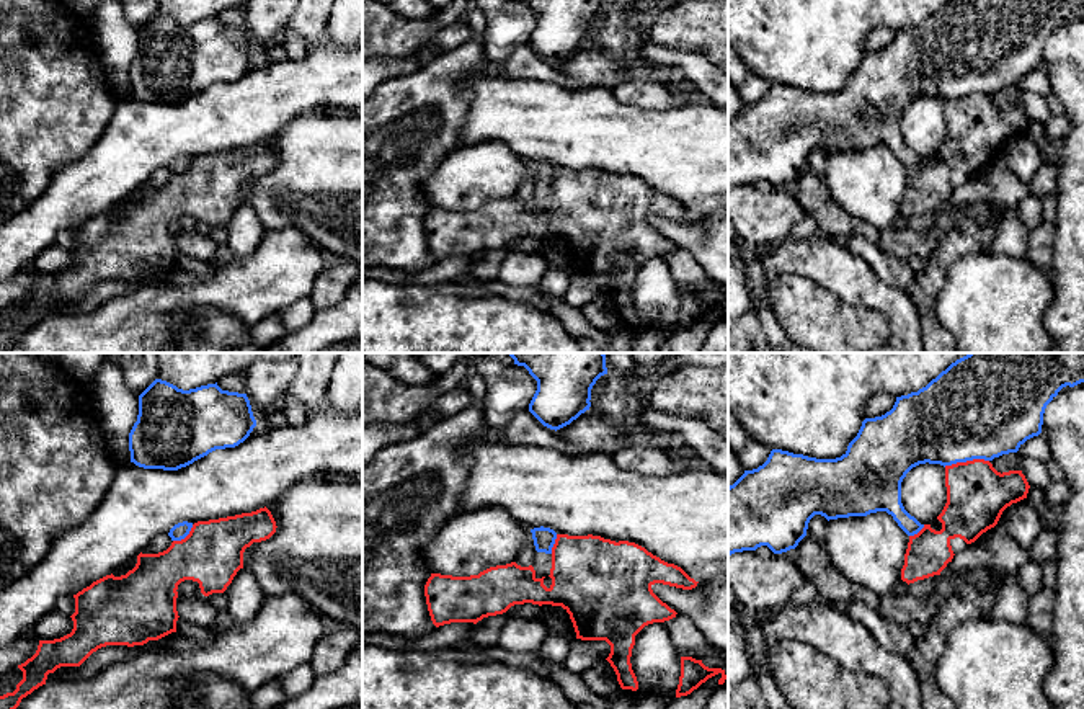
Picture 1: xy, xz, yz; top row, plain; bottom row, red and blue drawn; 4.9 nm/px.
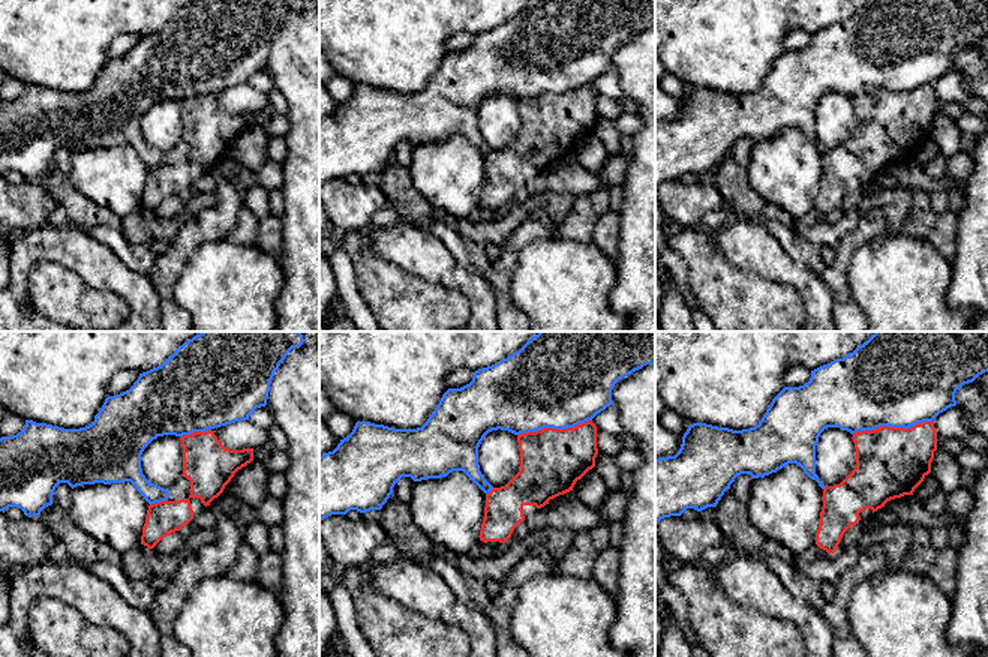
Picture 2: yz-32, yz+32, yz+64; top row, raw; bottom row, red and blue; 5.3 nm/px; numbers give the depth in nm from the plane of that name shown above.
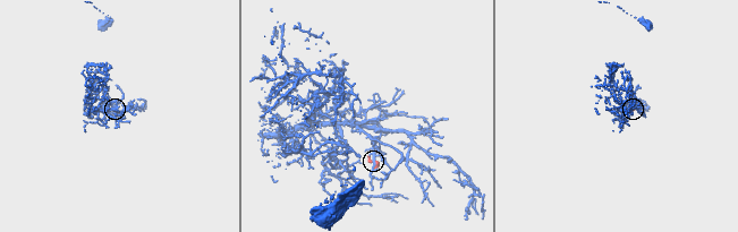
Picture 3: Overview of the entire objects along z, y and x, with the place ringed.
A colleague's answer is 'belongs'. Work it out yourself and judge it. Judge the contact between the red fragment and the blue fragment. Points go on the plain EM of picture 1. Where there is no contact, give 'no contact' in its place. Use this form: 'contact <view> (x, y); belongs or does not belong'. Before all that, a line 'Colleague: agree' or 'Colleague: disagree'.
Colleague: disagree
contact yz (967, 95); does not belong

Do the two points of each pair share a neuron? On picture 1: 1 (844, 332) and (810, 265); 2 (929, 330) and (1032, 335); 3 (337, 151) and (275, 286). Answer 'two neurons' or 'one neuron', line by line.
1: two neurons
2: two neurons
3: two neurons

